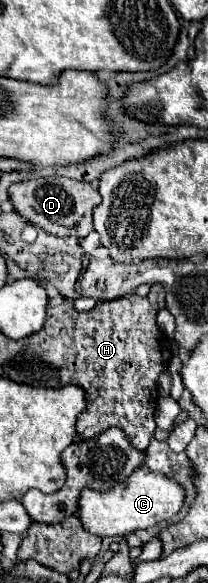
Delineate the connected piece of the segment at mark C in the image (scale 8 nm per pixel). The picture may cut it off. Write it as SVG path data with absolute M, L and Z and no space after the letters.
M141 467L135 469L125 483L115 485L109 493L97 493L93 489L85 489L79 501L79 519L83 521L85 529L101 537L111 537L111 535L125 537L135 533L137 529L149 529L161 521L173 519L183 509L183 499L185 499L185 489L175 479L163 475L161 471L151 471L147 467Z

